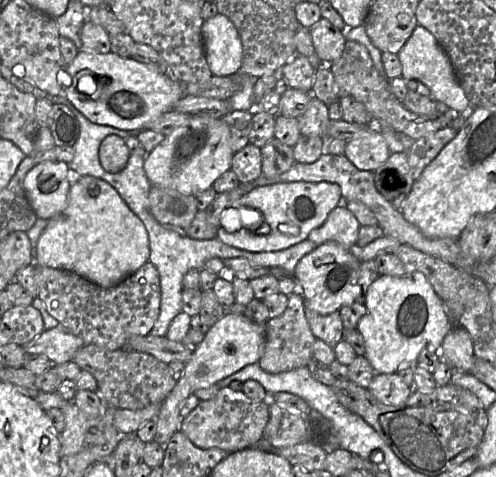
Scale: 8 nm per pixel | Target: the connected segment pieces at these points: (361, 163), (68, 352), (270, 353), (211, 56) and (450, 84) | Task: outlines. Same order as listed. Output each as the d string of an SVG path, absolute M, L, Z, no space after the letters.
M374 127L362 130L347 142L344 155L362 171L374 172L391 155L381 130Z
M59 325L45 330L40 336L23 345L23 349L26 353L45 354L53 365L60 365L73 361L77 350L84 345L86 344L81 337L71 334Z
M298 289L297 292L288 296L287 308L283 314L269 319L266 323L264 352L258 361L264 371L276 374L305 367L309 364L316 337L306 319L305 308L305 299Z
M218 13L204 20L202 37L208 66L214 76L229 76L240 72L243 47L233 22Z
M417 25L397 54L402 65L402 78L425 86L433 100L444 103L454 113L470 111L469 101L457 80L448 55L429 30Z

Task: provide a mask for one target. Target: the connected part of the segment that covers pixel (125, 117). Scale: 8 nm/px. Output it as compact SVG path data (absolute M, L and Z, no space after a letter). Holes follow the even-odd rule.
M80 49L65 73L71 76L71 84L65 88L64 94L87 119L95 124L126 131L146 129L149 123L171 110L184 96L181 84L176 79L170 79L152 66L112 52L102 54ZM82 75L103 79L98 96L90 97L78 90L76 84Z

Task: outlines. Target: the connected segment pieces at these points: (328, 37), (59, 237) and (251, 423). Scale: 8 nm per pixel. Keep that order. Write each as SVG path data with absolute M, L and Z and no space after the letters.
M321 18L310 28L315 53L323 64L331 64L343 53L345 38L343 31L337 29L327 19Z
M82 176L69 190L66 207L48 220L37 242L39 265L78 274L92 283L110 288L135 273L149 261L147 229L108 182Z
M230 387L220 388L210 400L200 401L181 421L181 432L197 447L219 448L234 453L256 447L263 439L264 428L269 419L269 401L255 401L242 391Z

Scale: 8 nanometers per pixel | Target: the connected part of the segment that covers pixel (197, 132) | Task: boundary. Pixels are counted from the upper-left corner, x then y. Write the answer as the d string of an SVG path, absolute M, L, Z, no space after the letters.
M196 115L175 128L157 147L146 154L144 171L152 185L194 196L211 188L221 174L231 169L234 153L227 123L222 118Z

